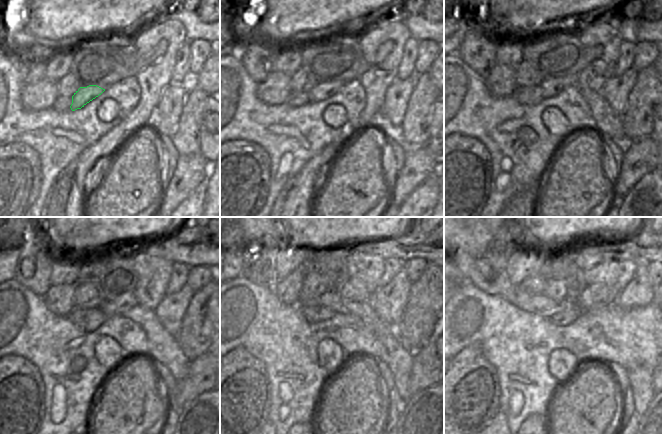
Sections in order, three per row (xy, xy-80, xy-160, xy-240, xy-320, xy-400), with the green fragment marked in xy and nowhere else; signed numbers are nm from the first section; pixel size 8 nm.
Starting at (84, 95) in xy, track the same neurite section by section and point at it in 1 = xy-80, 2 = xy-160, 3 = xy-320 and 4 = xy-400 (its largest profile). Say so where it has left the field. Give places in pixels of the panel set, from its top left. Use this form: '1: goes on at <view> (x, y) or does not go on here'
1: goes on at xy-80 (320, 91)
2: goes on at xy-160 (550, 86)
3: goes on at xy-320 (360, 293)
4: goes on at xy-400 (596, 296)

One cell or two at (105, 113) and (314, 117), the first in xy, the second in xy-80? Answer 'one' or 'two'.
two

